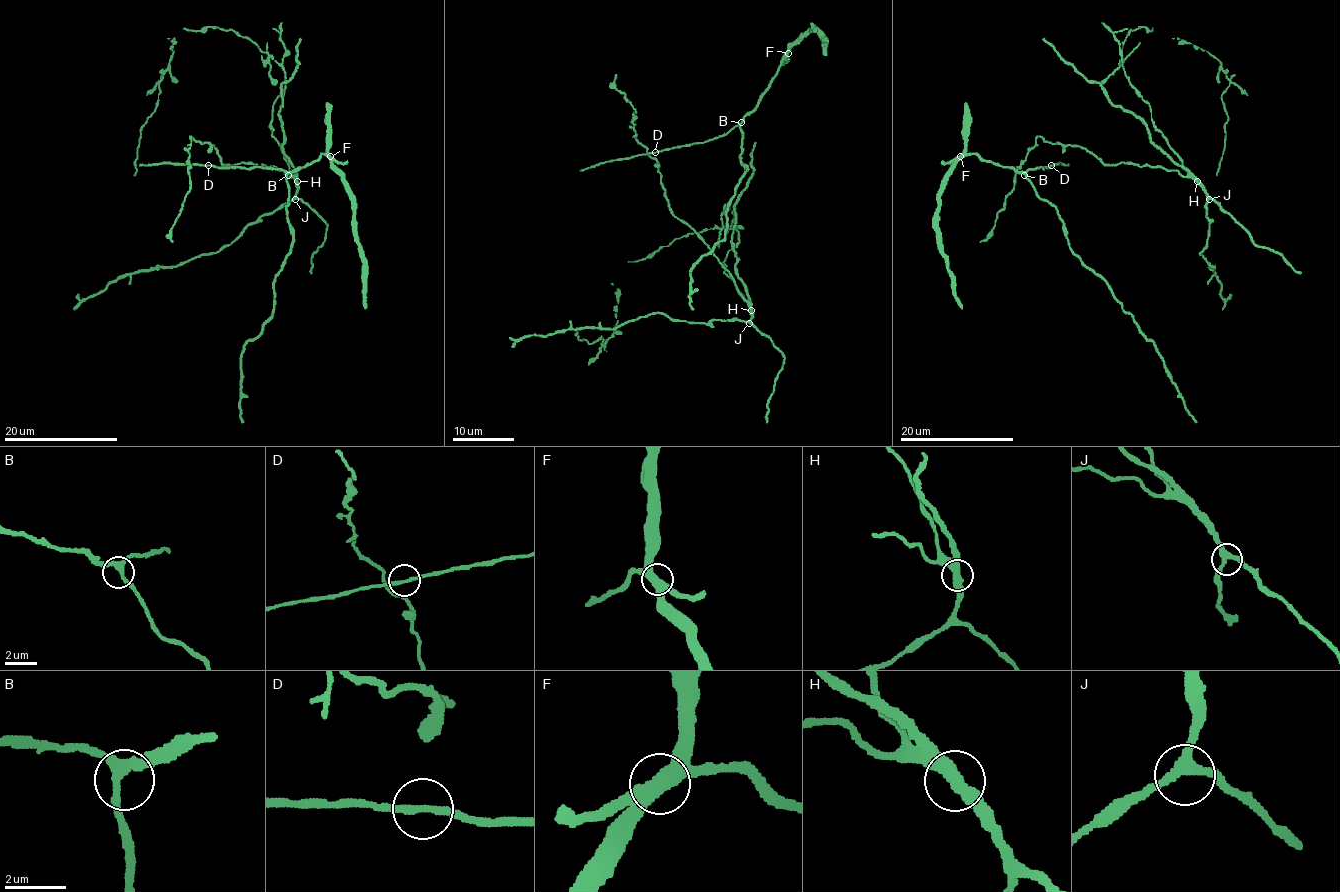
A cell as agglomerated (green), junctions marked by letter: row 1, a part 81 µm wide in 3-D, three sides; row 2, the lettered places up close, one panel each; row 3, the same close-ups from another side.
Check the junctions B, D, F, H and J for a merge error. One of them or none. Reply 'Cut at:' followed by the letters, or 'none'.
Cut at: H

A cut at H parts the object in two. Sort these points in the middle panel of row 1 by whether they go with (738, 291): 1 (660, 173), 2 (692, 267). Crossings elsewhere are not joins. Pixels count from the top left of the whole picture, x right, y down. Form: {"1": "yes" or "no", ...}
{"1": "yes", "2": "no"}

